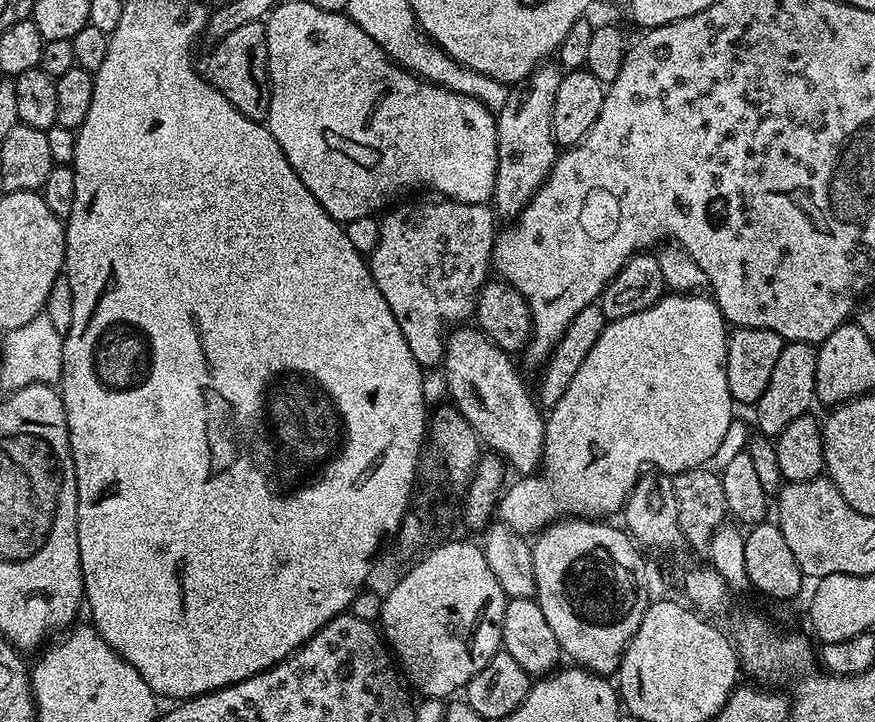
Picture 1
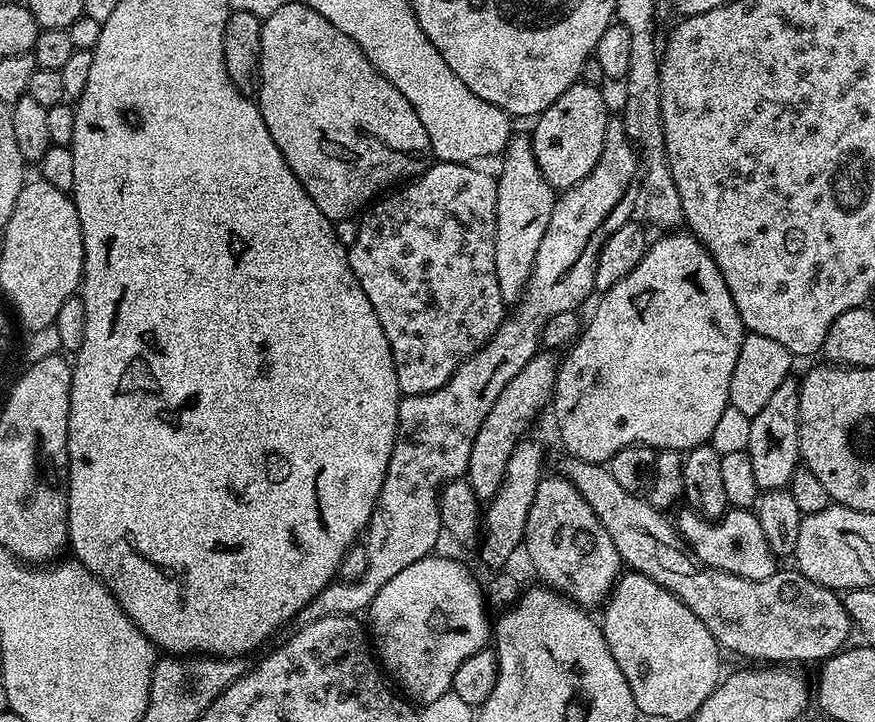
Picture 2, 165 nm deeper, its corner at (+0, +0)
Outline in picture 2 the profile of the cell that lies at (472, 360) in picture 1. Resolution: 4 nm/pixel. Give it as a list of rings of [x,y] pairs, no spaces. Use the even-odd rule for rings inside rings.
[[[565,455],[559,471],[575,486],[578,494],[590,502],[590,510],[602,522],[606,534],[610,534],[610,542],[618,550],[621,561],[631,571],[641,572],[650,577],[658,586],[670,590],[680,601],[714,634],[716,643],[721,649],[737,652],[745,656],[748,662],[771,662],[776,666],[784,666],[787,660],[816,660],[823,662],[829,656],[835,656],[849,643],[848,631],[853,631],[854,625],[844,608],[843,599],[833,589],[823,588],[818,582],[803,576],[799,570],[784,572],[777,570],[770,578],[747,580],[726,574],[717,568],[711,568],[698,563],[692,551],[684,543],[676,525],[671,519],[667,520],[665,513],[649,502],[643,495],[622,490],[622,485],[614,478],[614,474],[604,464],[591,464],[578,460],[575,456]]]

